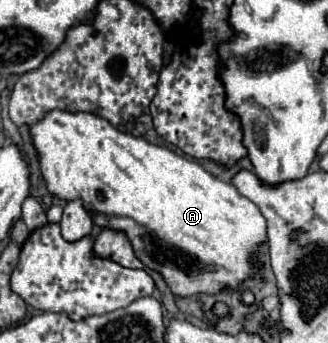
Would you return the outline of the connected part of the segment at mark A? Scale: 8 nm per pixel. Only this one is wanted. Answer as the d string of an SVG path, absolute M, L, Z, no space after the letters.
M53 109L29 127L31 143L39 157L39 169L51 195L71 201L83 199L99 227L125 231L137 257L147 269L159 271L177 297L217 293L223 287L235 289L255 273L251 253L267 241L267 223L255 203L243 197L233 185L219 181L199 163L173 153L167 147L151 145L141 137L127 135L95 113L71 113Z

